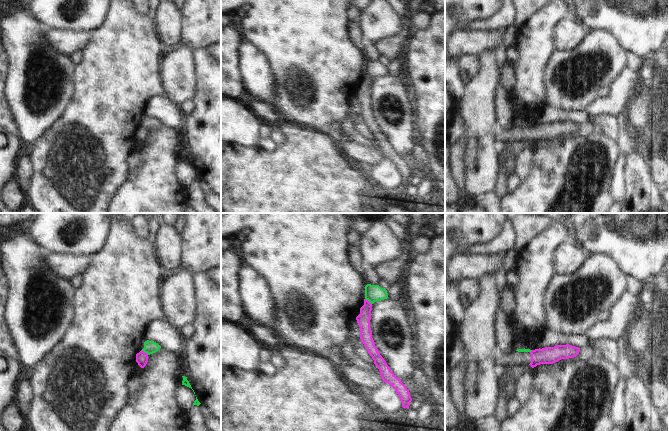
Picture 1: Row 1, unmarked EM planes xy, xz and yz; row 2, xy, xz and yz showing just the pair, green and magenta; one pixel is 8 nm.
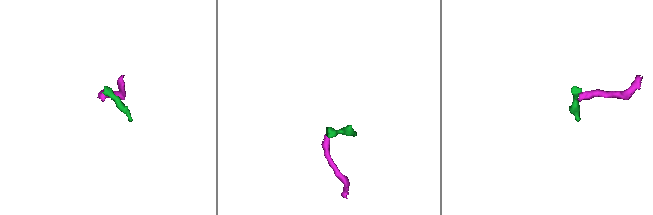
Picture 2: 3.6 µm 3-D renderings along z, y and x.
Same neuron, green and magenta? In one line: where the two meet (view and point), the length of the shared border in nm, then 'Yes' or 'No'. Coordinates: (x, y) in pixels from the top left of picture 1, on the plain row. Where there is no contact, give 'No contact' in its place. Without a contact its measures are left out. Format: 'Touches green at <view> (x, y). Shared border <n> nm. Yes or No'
Touches green at xy (145, 128). Shared border 70 nm. No

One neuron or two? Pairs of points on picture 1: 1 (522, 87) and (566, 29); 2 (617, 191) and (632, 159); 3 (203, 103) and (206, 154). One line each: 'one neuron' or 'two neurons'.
1: two neurons
2: two neurons
3: one neuron

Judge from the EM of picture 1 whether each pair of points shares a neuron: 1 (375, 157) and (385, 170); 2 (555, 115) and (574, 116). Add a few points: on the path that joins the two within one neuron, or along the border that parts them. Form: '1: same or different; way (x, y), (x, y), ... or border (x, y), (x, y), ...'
1: different; border (383, 158), (373, 166)
2: same; way (560, 115), (569, 115)

